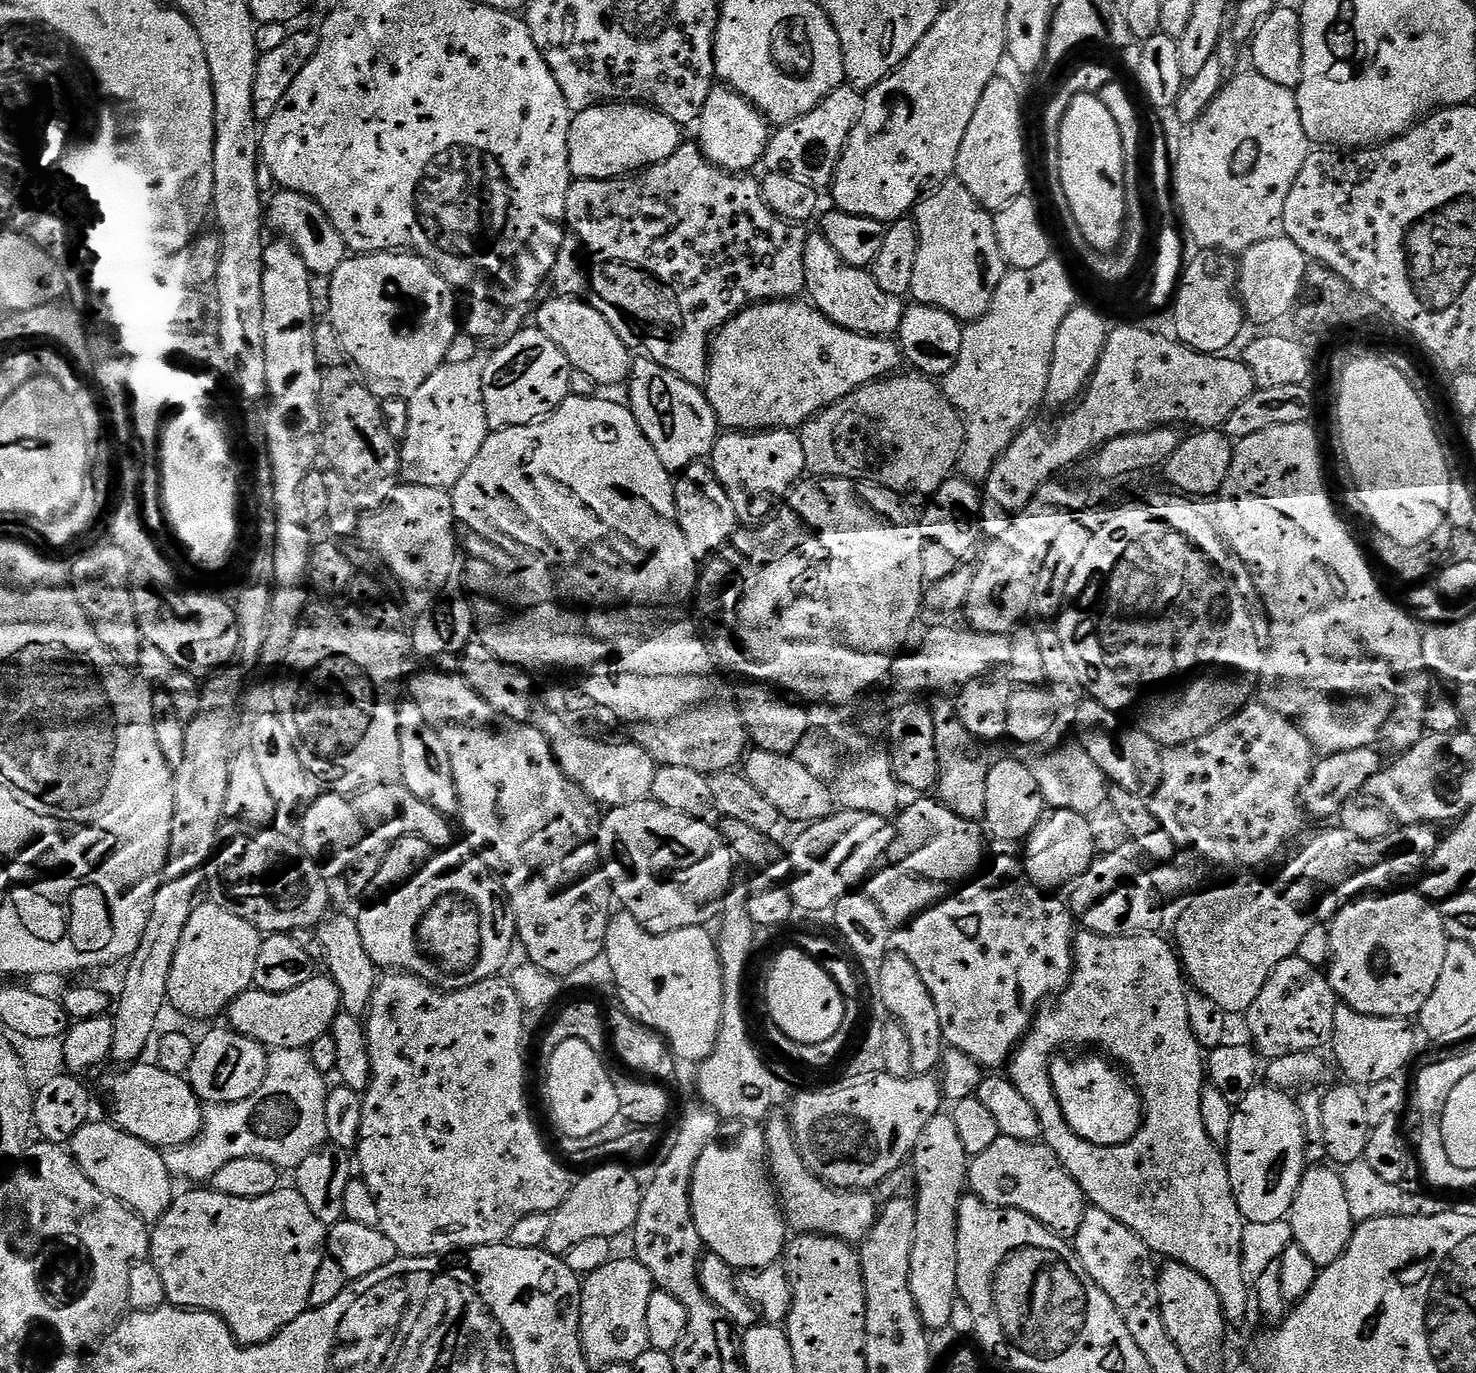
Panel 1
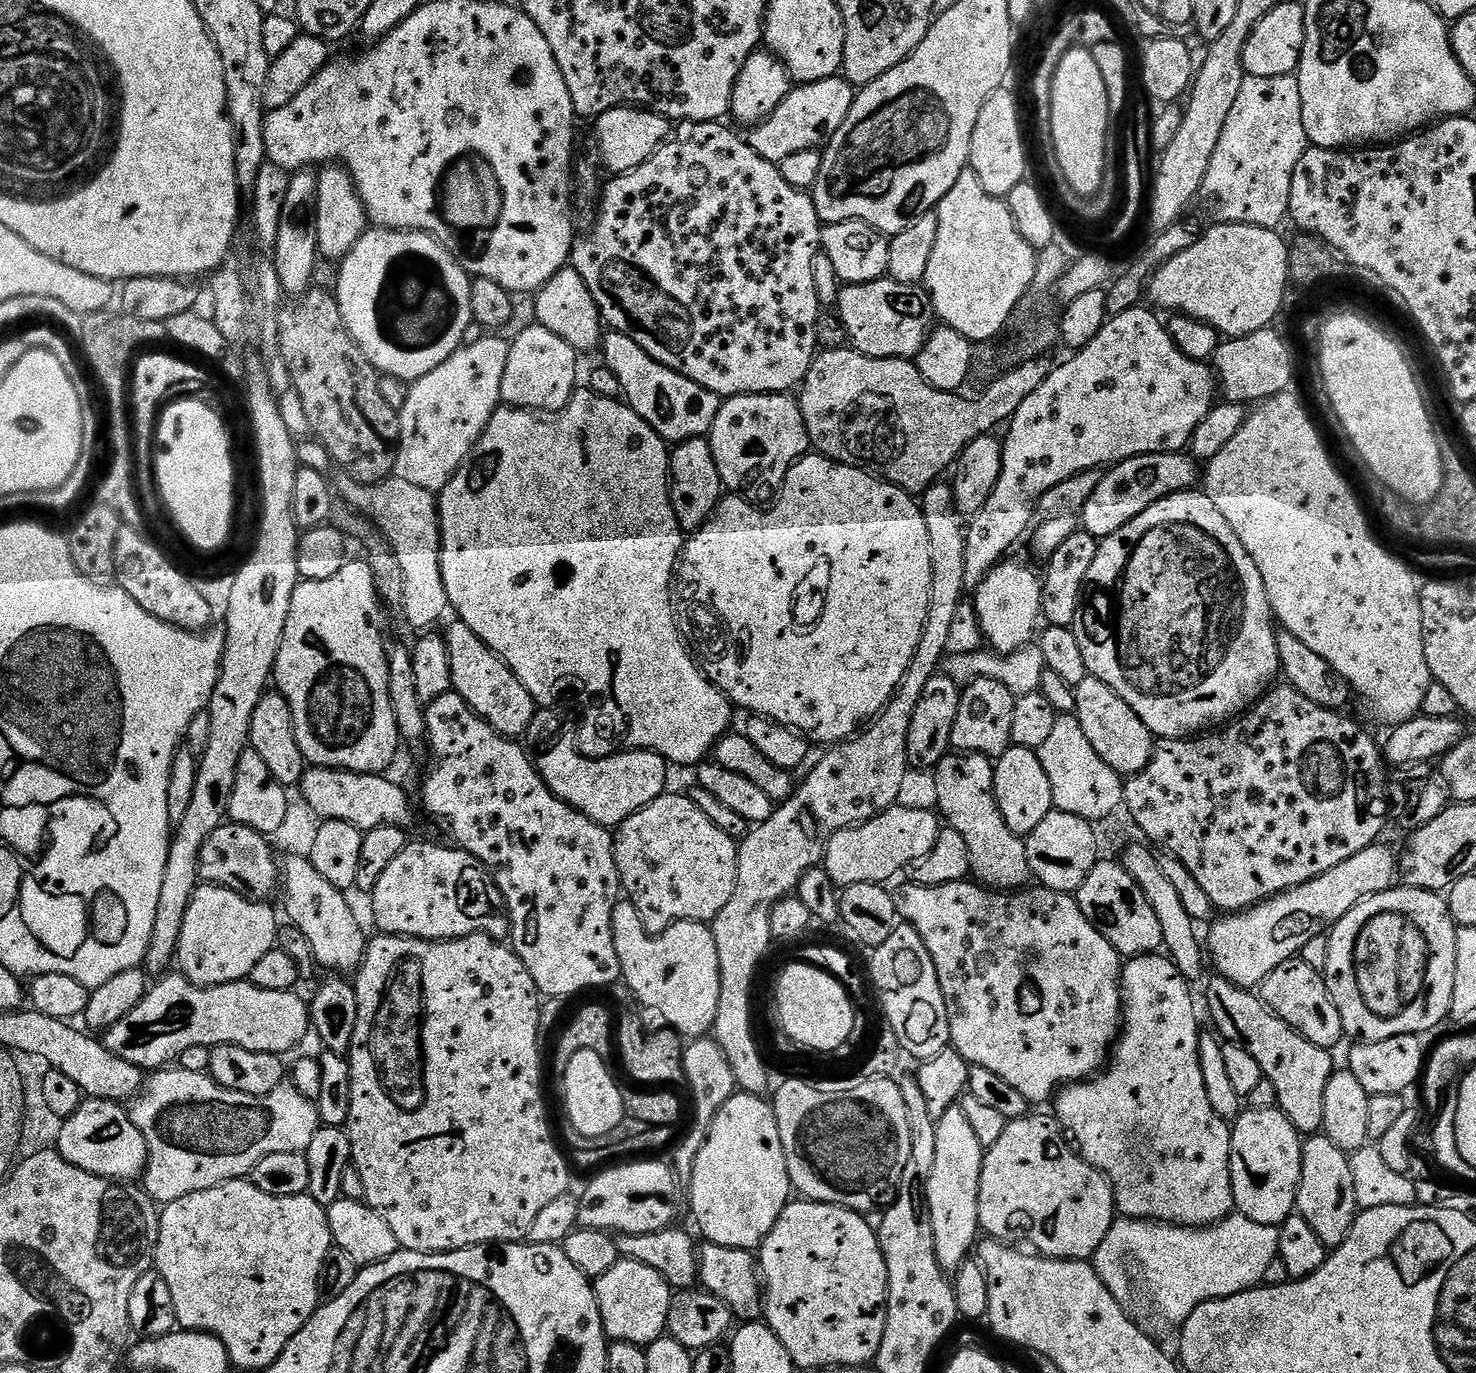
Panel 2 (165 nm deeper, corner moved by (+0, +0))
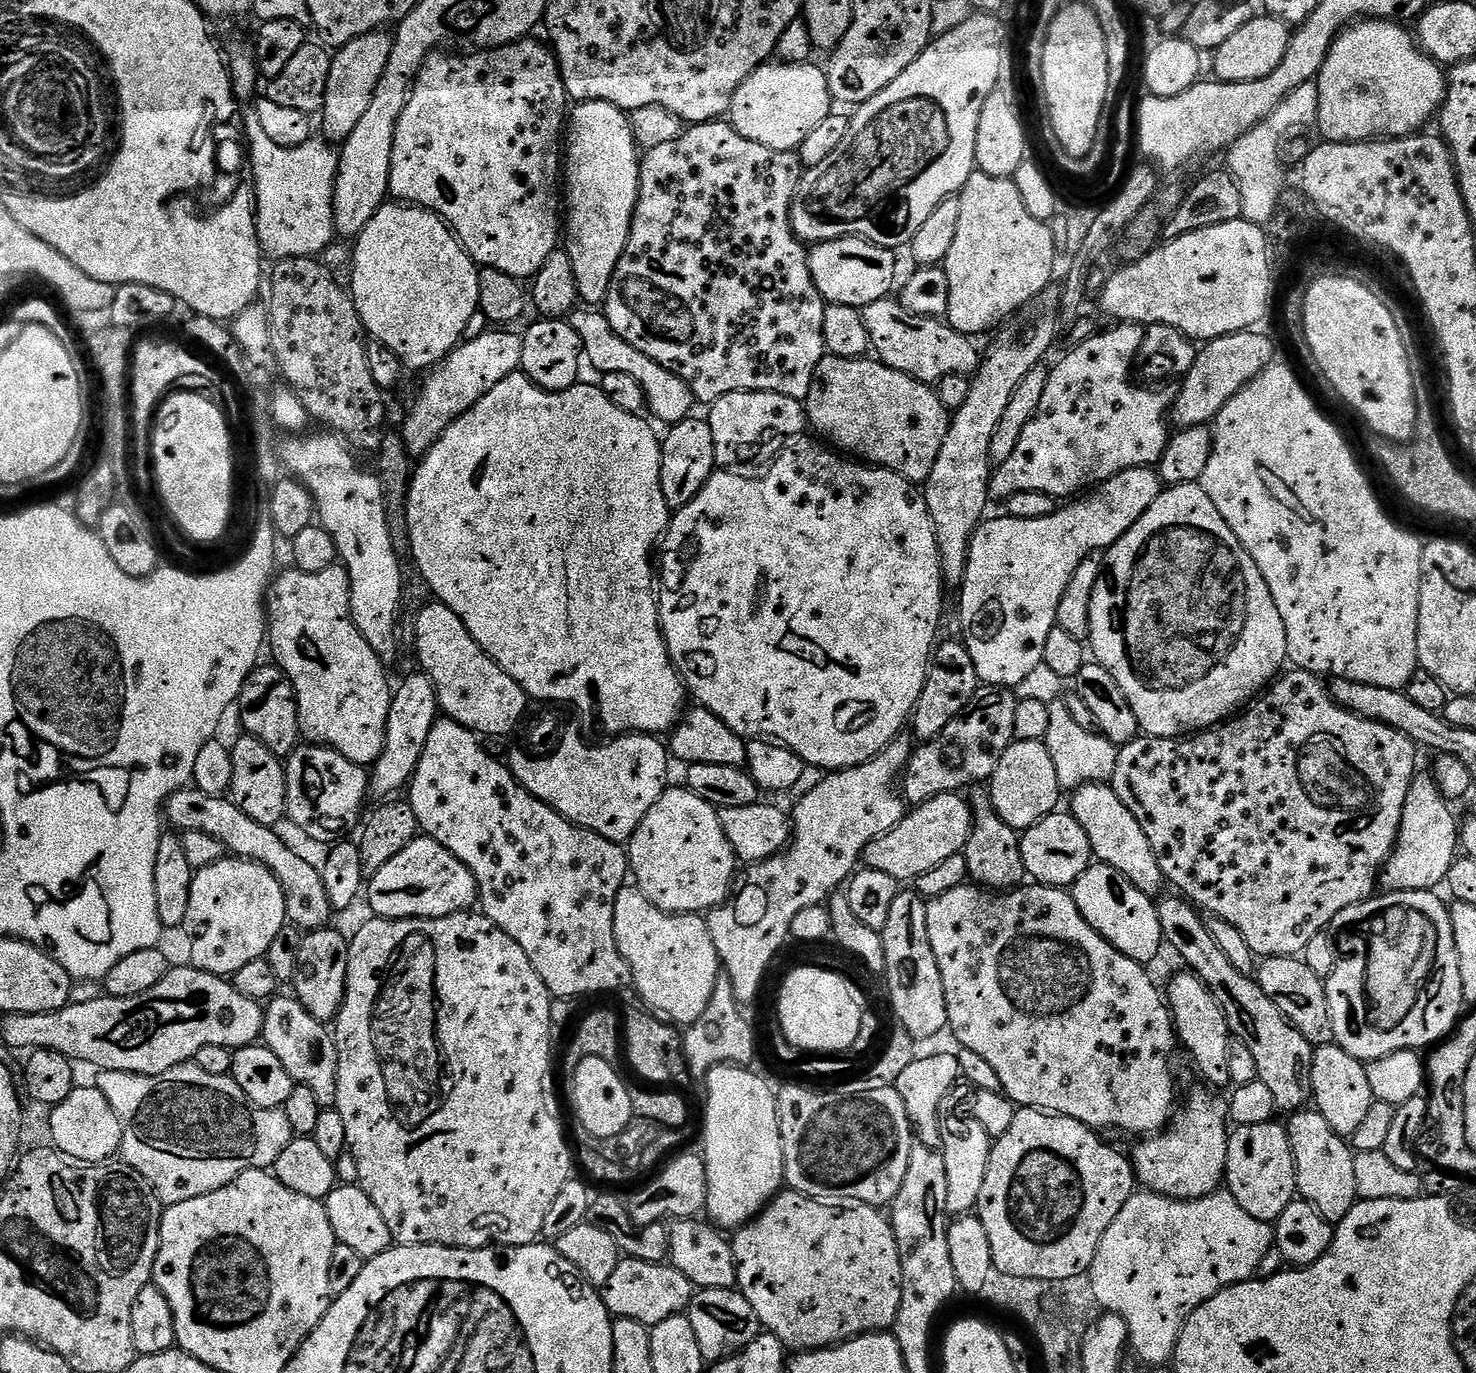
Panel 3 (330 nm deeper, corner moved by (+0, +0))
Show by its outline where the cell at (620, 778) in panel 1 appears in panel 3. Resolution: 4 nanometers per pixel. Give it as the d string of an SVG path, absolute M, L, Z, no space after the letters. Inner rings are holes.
M579 731L567 736L560 752L550 760L533 764L532 760L507 759L516 781L534 798L549 804L572 824L602 834L610 842L624 846L638 830L650 806L669 787L670 752L663 739L652 734L625 734L609 739L609 744L591 748Z

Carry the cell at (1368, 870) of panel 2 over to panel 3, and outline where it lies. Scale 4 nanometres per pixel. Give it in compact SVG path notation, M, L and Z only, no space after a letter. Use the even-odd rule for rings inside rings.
M1417 771L1410 790L1406 794L1406 806L1402 814L1396 848L1378 877L1381 889L1390 892L1427 892L1439 889L1439 884L1441 887L1447 881L1450 866L1458 859L1458 820L1456 824L1456 816L1452 813L1452 808L1453 805L1440 793L1435 775L1431 771Z

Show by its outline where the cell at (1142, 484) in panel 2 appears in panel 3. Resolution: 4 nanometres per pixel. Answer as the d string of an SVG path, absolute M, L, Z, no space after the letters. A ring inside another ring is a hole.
M1155 467L1131 468L1130 470L1122 470L1105 484L1099 485L1087 494L1073 499L1069 503L1073 503L1069 508L1057 507L1056 511L1046 518L1014 518L1007 514L1000 514L997 520L988 518L981 523L980 527L972 534L970 550L968 551L968 565L964 571L964 585L958 590L958 596L960 596L960 628L964 631L962 642L968 647L970 658L974 658L974 670L978 670L981 685L1015 689L1016 685L1022 682L1022 678L1026 678L1026 674L1030 674L1030 670L1034 670L1034 666L1044 663L1046 638L1050 635L1050 630L1056 627L1058 602L1062 602L1062 594L1066 594L1066 586L1070 586L1070 578L1074 578L1074 570L1078 570L1078 562L1082 562L1082 558L1111 548L1114 542L1118 542L1118 538L1122 538L1122 534L1126 534L1126 530L1130 530L1130 526L1134 526L1134 522L1138 522L1138 518L1142 518L1142 514L1146 514L1146 510L1150 510L1152 503L1160 497L1161 491L1162 481L1160 473Z

